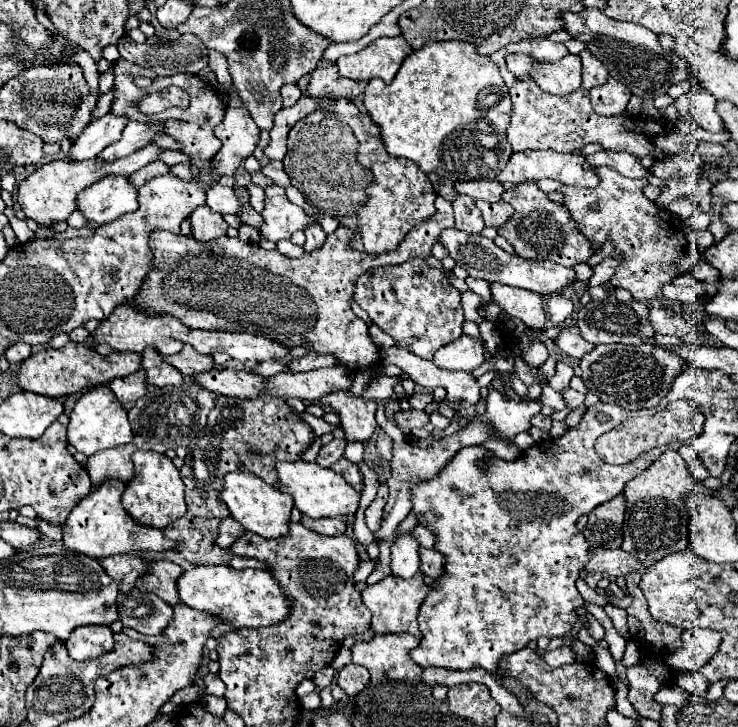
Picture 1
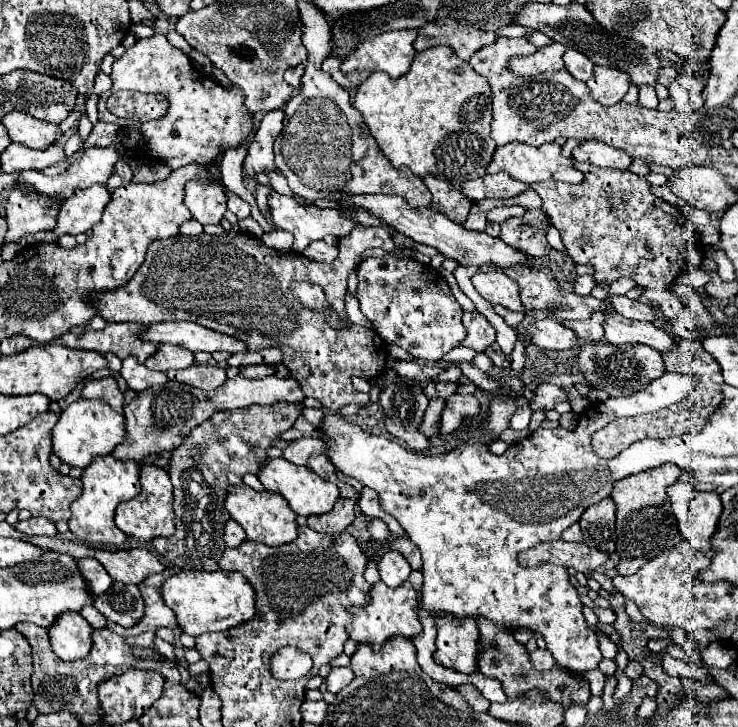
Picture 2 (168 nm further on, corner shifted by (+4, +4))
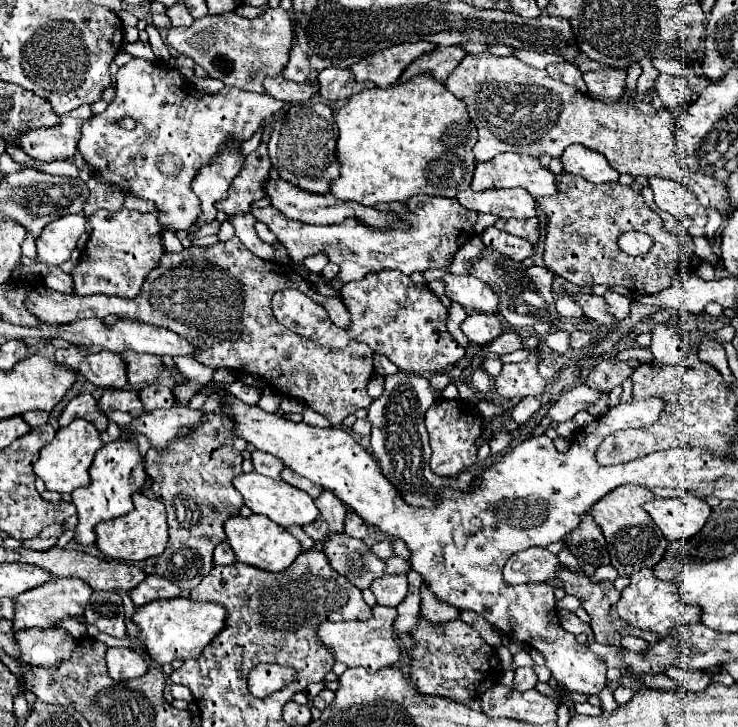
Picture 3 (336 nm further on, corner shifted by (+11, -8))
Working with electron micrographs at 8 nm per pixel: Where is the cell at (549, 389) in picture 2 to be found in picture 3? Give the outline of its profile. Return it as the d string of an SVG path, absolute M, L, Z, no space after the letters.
M585 384L575 386L575 388L563 392L561 398L551 404L551 408L547 410L547 416L555 422L567 422L579 410L585 410L589 404L593 404L597 398L599 398L599 394L593 388L587 388Z

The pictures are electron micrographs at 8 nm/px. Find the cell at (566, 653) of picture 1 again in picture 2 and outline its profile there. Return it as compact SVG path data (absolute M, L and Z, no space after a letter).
M540 648L530 654L530 662L532 662L534 670L540 670L540 672L550 670L550 668L556 666L556 662L552 660L552 654L548 650L540 650Z

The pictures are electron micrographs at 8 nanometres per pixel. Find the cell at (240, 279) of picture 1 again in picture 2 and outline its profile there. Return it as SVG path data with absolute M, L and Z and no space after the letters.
M384 226L354 228L348 240L338 242L340 254L334 264L314 262L296 252L264 250L260 238L234 230L218 236L172 236L150 244L144 264L126 286L96 292L90 296L90 304L106 322L152 324L188 320L242 340L250 352L280 348L282 364L300 384L304 396L320 400L332 412L346 404L368 406L370 396L352 386L352 376L376 378L386 366L388 344L372 328L350 326L344 332L330 328L320 314L300 308L290 292L290 284L296 280L316 282L324 288L330 306L344 316L348 274L356 268L356 258L368 248L402 250L394 244L390 228Z

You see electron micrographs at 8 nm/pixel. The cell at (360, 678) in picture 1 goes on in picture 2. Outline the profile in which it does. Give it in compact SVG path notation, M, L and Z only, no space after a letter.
M332 668L332 672L326 678L326 688L332 694L338 694L344 686L348 686L352 680L352 670L350 668Z

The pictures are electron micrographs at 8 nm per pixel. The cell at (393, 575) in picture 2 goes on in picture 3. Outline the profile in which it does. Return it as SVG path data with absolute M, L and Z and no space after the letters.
M381 576L373 580L371 592L381 606L397 606L407 594L407 578L405 576Z

